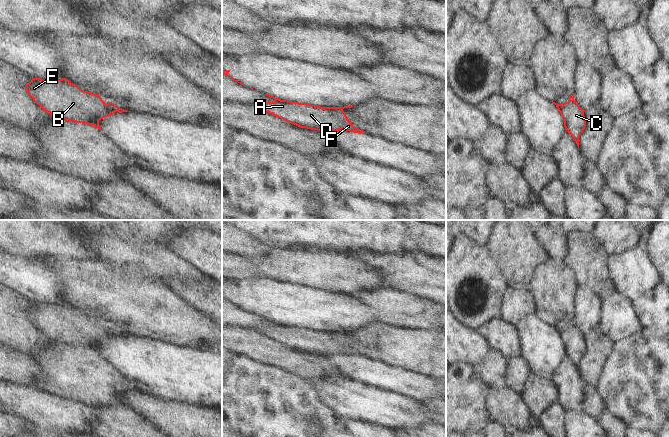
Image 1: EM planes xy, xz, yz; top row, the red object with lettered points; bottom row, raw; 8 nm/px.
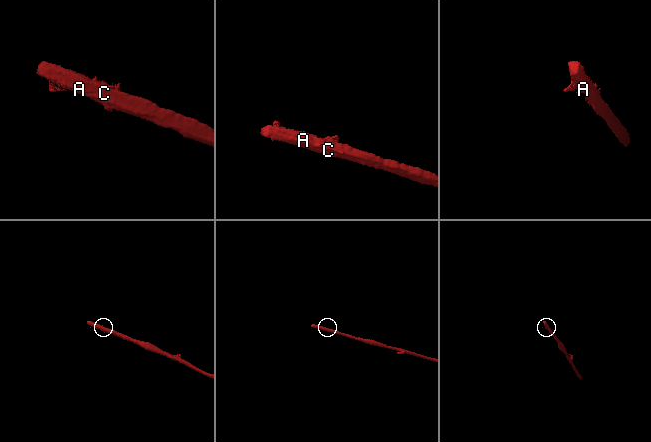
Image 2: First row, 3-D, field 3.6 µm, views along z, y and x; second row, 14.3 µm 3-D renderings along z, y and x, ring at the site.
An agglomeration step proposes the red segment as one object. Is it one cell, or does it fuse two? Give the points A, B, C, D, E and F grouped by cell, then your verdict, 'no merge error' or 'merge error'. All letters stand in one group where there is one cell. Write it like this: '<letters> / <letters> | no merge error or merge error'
A B C D E F | no merge error

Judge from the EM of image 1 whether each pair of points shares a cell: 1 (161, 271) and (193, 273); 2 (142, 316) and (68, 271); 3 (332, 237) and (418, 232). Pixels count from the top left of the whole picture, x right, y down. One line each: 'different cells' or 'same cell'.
1: same cell
2: same cell
3: different cells

